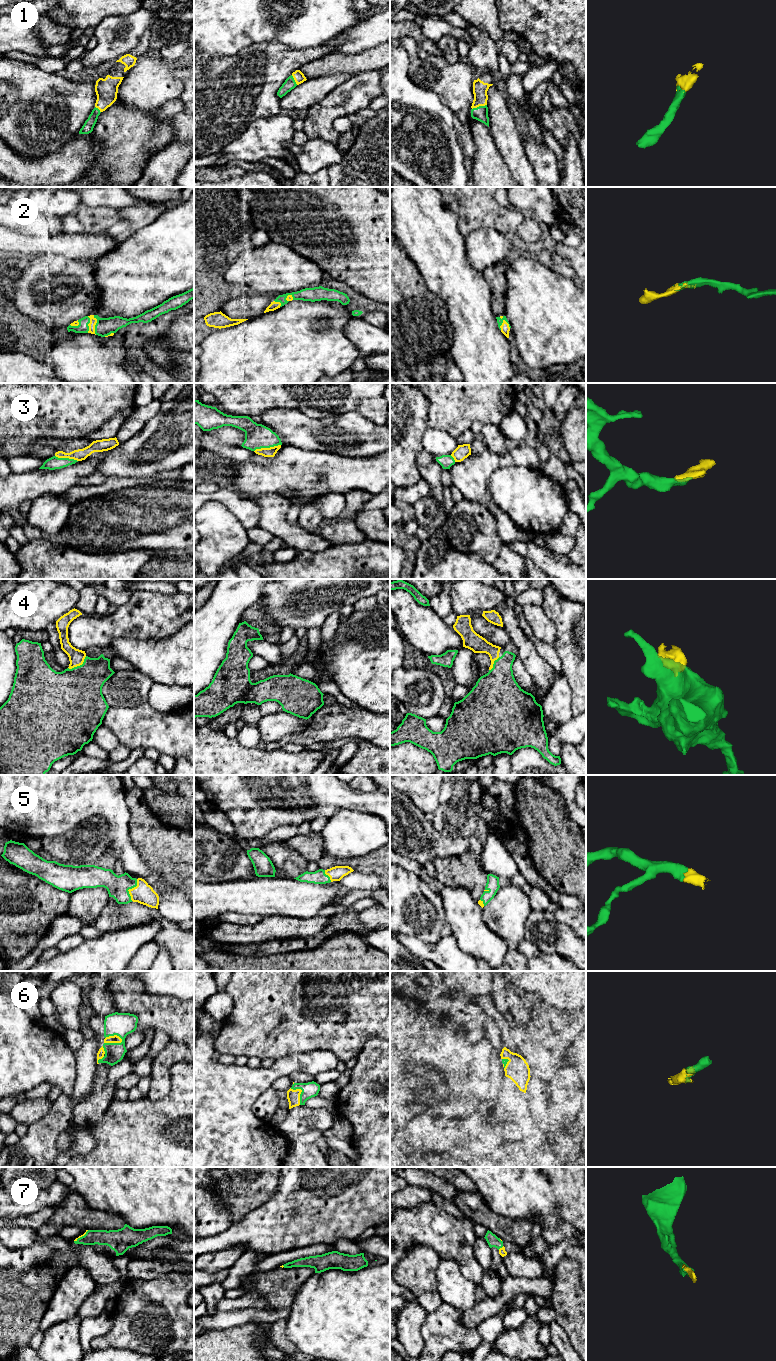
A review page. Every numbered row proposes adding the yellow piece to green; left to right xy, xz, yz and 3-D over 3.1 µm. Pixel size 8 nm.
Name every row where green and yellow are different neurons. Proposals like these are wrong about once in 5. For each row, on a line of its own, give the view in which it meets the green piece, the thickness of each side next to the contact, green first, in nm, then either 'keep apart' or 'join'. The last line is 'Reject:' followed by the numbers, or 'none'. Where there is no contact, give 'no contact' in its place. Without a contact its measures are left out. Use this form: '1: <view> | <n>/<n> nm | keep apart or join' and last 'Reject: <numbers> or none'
1: yz | 120/120 nm | join
2: yz | 50/70 nm | join
3: xz | 200/80 nm | join
4: xy | 460/130 nm | join
5: xy | 180/160 nm | join
6: xy | 190/60 nm | join
7: xy | 140/20 nm | join
Reject: none

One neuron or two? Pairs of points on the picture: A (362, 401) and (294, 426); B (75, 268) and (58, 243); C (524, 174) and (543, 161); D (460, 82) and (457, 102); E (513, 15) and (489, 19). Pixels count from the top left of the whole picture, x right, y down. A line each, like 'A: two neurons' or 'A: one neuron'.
A: two neurons
B: two neurons
C: two neurons
D: one neuron
E: two neurons

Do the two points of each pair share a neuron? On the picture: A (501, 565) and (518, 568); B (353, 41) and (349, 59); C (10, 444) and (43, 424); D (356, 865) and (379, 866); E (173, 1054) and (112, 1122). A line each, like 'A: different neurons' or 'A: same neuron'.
A: same neuron
B: different neurons
C: different neurons
D: same neuron
E: different neurons

